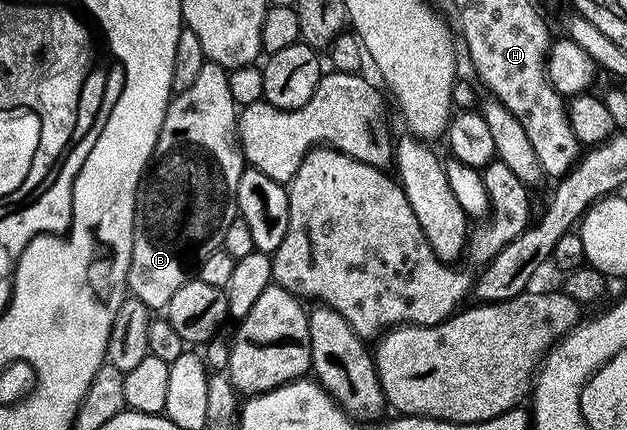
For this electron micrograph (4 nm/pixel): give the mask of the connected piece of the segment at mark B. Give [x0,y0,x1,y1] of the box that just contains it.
[127,61,247,311]

